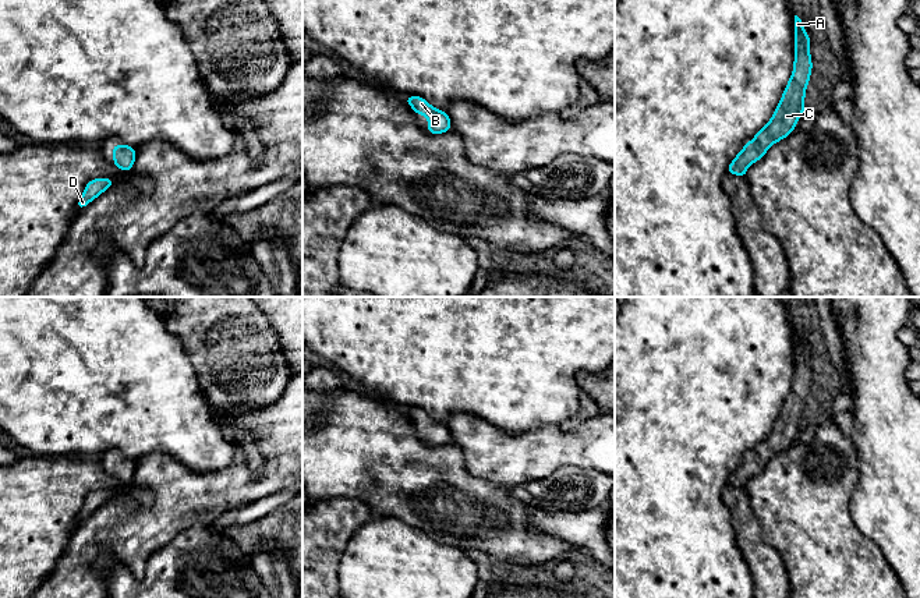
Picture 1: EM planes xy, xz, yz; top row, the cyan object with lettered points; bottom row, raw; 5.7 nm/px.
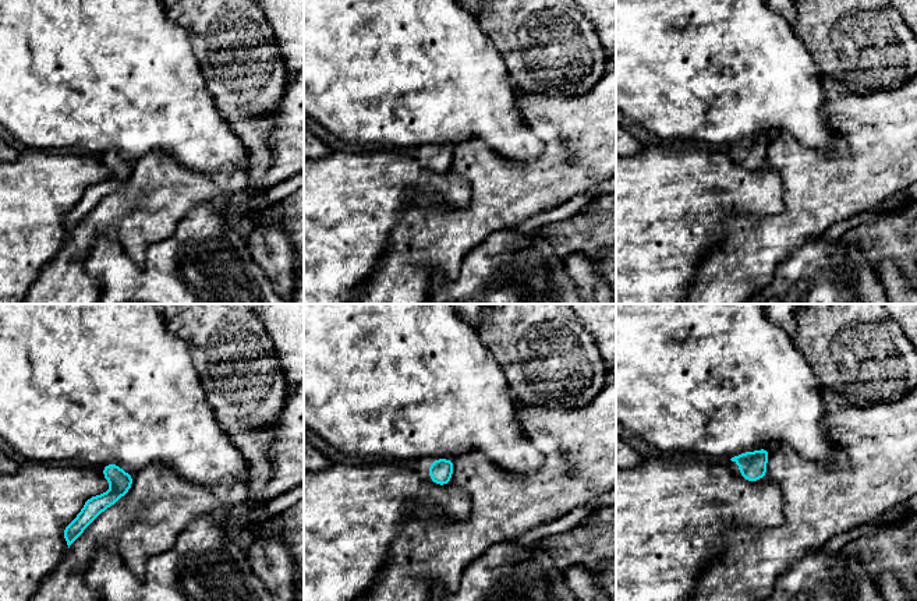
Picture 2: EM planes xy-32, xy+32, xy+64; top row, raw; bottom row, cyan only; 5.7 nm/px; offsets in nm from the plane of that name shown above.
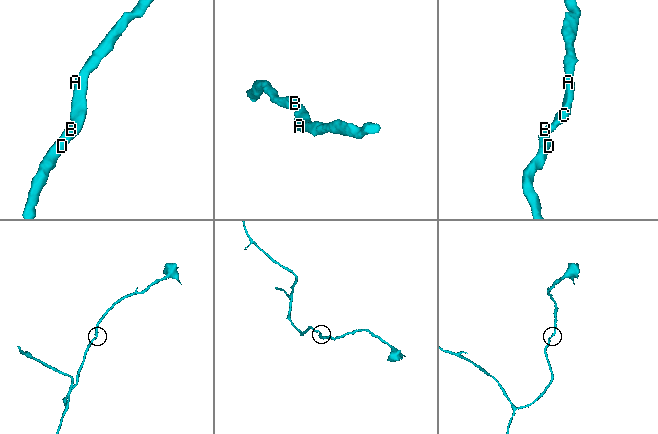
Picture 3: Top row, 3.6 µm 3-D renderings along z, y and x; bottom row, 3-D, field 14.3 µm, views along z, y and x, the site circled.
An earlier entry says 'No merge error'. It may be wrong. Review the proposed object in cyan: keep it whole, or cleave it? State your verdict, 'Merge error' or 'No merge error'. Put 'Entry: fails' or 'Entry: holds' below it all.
No merge error
Entry: holds

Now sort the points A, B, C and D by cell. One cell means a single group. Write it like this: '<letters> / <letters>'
A B C D

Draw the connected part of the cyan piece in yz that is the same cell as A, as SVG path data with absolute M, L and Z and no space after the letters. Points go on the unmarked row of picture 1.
M795 328L795 376L793 386L785 400L781 414L768 434L757 447L744 457L726 484L746 489L746 482L753 474L758 474L768 463L768 459L786 450L793 442L799 429L804 425L806 399L810 394L813 382L810 368L810 350L804 343L802 332Z

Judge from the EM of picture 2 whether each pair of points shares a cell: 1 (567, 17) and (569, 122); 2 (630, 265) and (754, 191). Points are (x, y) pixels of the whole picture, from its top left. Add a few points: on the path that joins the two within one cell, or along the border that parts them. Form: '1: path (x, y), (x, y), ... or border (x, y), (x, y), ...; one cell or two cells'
1: border (598, 78), (584, 92), (555, 94), (552, 96); two cells
2: path (661, 234), (700, 195), (723, 194); one cell

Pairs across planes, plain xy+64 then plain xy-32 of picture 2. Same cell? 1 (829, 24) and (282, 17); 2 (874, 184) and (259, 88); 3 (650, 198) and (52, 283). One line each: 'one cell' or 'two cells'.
1: two cells
2: two cells
3: two cells

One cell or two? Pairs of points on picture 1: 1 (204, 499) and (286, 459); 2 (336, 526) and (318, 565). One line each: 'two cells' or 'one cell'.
1: one cell
2: one cell

